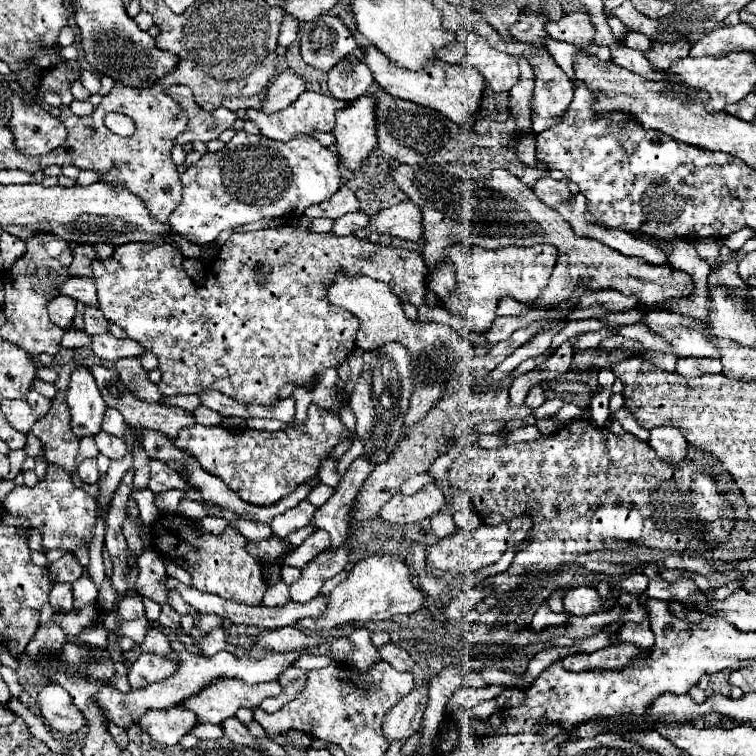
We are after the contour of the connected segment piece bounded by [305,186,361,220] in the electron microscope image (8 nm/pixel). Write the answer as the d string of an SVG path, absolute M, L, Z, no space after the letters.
M341 186L339 188L339 194L333 194L329 200L325 200L323 204L317 204L315 206L315 214L313 214L313 206L309 206L305 210L305 216L307 218L321 218L323 216L323 218L337 220L343 214L359 212L359 210L361 210L361 204L359 204L357 196L347 186Z

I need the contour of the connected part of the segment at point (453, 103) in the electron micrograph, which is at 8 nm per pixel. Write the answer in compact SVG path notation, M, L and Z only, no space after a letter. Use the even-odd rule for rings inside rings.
M367 44L363 48L363 56L359 60L365 66L369 66L373 80L391 96L411 100L411 102L427 106L427 108L435 108L437 112L445 114L447 118L451 118L453 122L459 122L463 126L469 126L471 122L475 122L479 118L479 104L481 104L481 94L485 88L485 82L483 82L483 76L469 66L447 64L447 62L435 58L435 60L427 62L425 68L413 72L413 70L405 70L405 68L397 66L395 62L391 62L373 44Z

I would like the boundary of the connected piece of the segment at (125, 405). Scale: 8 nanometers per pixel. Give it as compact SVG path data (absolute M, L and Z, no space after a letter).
M91 366L89 372L93 374L93 378L97 380L97 386L99 386L99 392L103 396L103 400L107 402L107 406L119 410L125 418L125 422L133 428L139 428L139 430L145 430L145 428L153 428L153 430L161 430L163 434L169 436L169 440L175 440L175 434L183 428L183 426L191 426L195 424L195 418L193 414L187 414L183 412L181 408L177 406L163 406L163 404L149 404L149 402L141 402L137 400L129 390L127 386L119 380L119 376L109 370L109 368L103 368L103 366Z

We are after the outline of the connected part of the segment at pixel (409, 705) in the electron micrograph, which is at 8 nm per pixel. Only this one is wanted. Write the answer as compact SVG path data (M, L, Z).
M427 684L415 688L407 698L403 698L395 708L387 712L383 718L383 736L393 740L407 740L413 736L419 726L427 704Z

